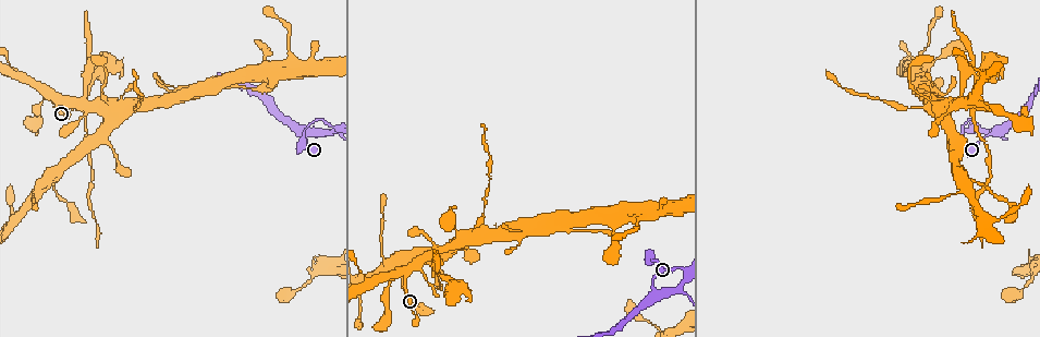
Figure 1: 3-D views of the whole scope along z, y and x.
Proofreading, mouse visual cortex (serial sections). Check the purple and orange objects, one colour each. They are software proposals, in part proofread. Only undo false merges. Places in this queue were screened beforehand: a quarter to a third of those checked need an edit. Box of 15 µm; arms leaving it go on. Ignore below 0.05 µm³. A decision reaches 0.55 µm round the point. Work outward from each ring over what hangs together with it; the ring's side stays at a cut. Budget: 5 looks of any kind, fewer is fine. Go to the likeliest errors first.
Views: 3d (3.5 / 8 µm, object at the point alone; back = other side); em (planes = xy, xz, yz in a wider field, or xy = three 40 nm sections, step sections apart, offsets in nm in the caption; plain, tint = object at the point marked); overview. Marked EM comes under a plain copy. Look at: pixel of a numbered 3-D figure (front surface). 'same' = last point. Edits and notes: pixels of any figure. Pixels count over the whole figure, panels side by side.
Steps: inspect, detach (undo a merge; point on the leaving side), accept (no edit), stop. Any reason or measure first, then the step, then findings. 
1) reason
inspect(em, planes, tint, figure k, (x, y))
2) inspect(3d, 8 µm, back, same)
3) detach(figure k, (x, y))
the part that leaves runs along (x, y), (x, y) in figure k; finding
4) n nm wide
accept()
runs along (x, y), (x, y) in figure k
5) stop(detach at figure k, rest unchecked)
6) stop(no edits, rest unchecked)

abrupt turn
inspect(3d, 3.5 µm, figure 1, (979, 75))

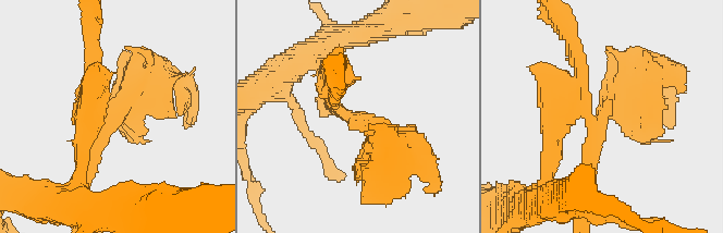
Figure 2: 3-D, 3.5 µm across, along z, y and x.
3 arms; arms of 150, 300, 300 nm; now the EM
inspect(em, xy, step 3, tint, figure 2, (592, 125))

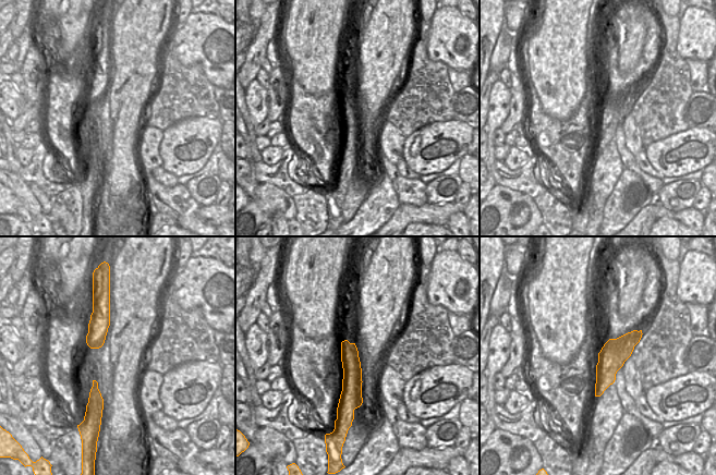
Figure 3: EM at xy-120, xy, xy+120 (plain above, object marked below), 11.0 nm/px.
detach(figure 2, (119, 105))
the part that leaves runs along (331, 98), (378, 131), (378, 148) in figure 2; a second cell is stuck on

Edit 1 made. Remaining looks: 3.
see it whole again
inspect(overview)

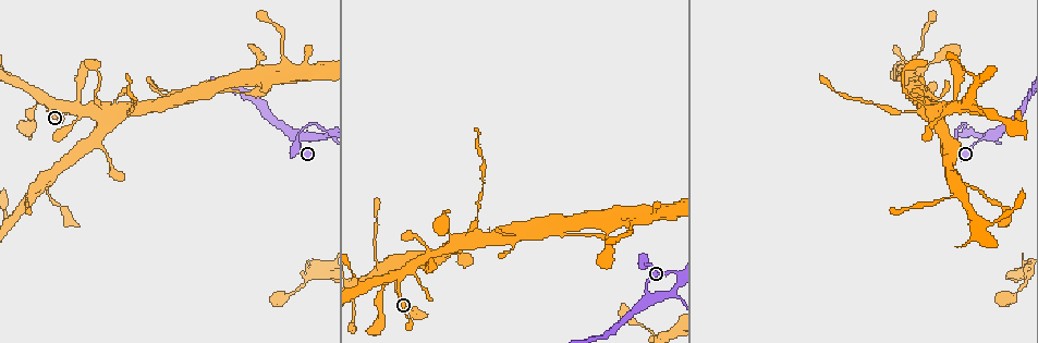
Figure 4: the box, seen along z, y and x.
inspect(3d, 3.5 µm, figure 4, (938, 110))

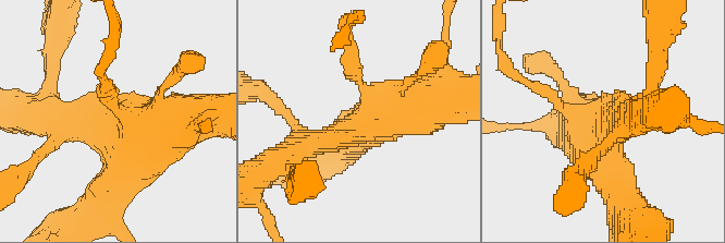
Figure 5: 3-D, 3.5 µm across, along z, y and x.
inspect(em, xy, step 2, tint, figure 5, (603, 125))

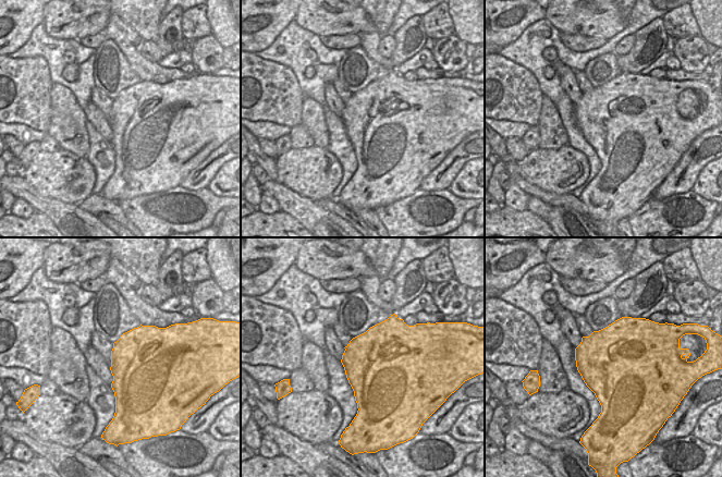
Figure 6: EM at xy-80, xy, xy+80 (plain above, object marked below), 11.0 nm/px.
accept()
continuous, no second cell

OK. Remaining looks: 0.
stop(detach at figure 2, rest unchecked)

